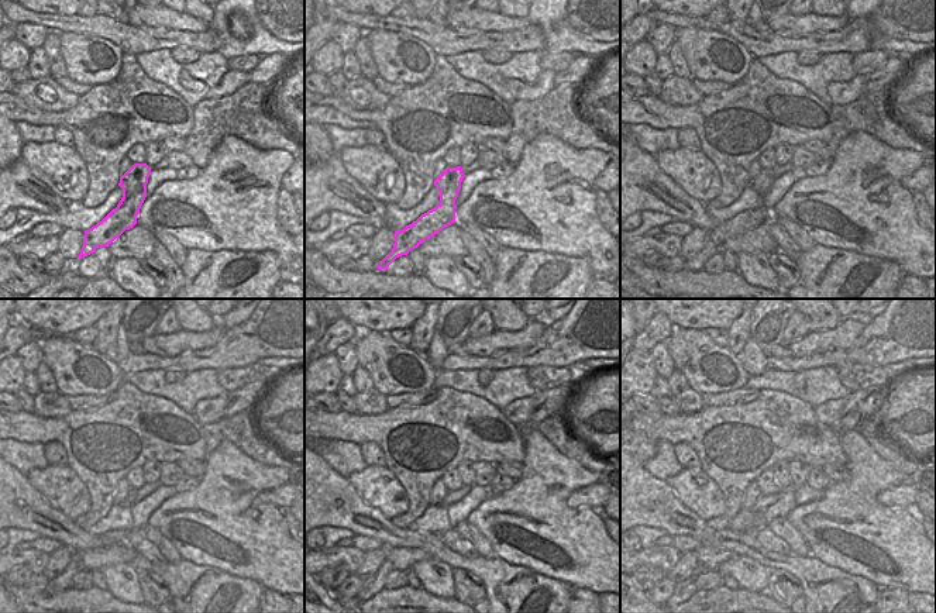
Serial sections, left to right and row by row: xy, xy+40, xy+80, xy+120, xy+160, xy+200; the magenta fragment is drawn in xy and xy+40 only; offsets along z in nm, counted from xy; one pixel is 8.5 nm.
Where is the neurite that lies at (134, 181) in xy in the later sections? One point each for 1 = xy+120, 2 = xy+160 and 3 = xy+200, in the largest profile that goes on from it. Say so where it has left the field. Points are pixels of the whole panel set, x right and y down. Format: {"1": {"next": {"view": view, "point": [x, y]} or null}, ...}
{"1": {"next": {"view": "xy+120", "point": [64, 581]}}, "2": {"next": {"view": "xy+160", "point": [375, 584]}}, "3": {"next": {"view": "xy+200", "point": [688, 585]}}}

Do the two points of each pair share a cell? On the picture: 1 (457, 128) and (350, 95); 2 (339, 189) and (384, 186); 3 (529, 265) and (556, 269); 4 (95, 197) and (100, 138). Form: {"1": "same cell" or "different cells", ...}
{"1": "different cells", "2": "different cells", "3": "same cell", "4": "same cell"}

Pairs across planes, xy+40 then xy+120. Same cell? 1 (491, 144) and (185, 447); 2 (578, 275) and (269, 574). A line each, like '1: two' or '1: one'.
1: two
2: two

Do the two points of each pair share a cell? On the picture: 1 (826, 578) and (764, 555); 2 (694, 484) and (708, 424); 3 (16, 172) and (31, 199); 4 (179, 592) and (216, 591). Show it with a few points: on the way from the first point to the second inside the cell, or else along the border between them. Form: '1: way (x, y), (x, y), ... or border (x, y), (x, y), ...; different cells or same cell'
1: way (811, 572), (791, 562), (780, 561); same cell
2: border (699, 468), (722, 492); different cells
3: way (16, 179), (16, 185), (24, 193); same cell
4: way (188, 586), (199, 575), (207, 582); same cell

